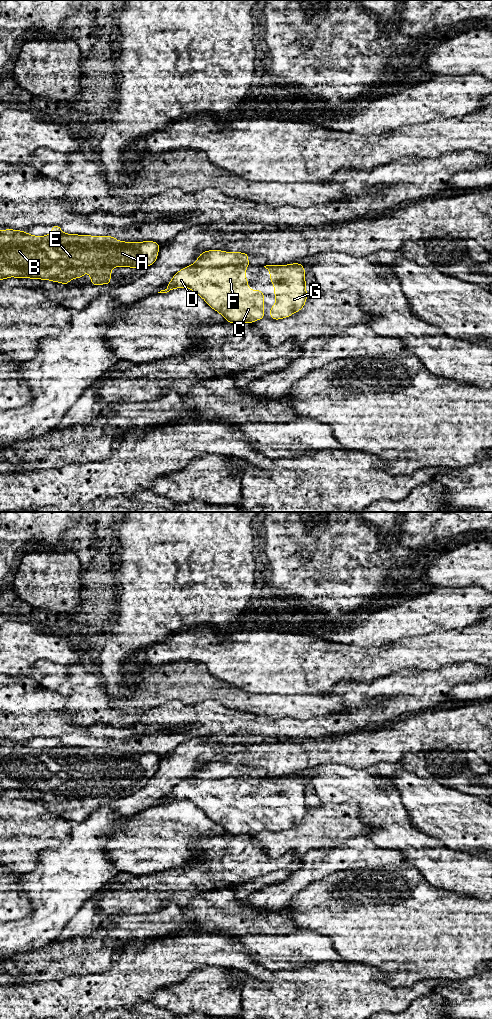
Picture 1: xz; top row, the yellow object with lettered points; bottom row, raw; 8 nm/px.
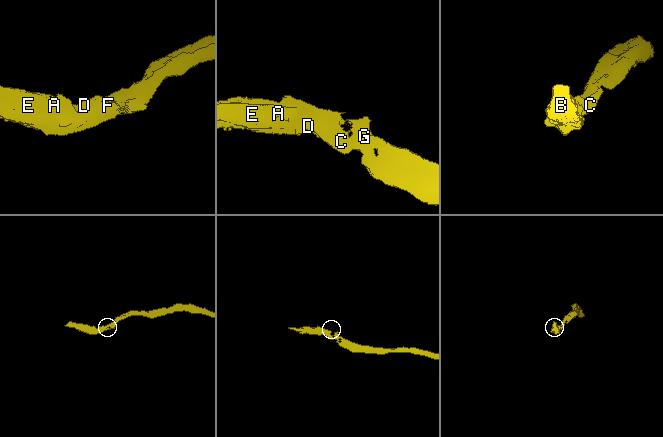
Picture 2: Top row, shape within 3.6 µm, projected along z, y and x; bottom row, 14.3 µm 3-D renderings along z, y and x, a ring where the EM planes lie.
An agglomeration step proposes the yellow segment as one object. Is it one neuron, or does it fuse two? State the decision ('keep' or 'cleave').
keep

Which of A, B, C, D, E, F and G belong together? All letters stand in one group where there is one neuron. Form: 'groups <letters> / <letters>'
groups A B C D E F G

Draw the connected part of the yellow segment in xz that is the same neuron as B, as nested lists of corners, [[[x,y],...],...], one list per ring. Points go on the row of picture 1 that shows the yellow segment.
[[[59,225],[52,226],[52,233],[46,236],[33,236],[20,230],[0,230],[0,280],[16,278],[39,278],[41,280],[51,280],[67,285],[71,279],[81,278],[85,271],[91,277],[91,284],[102,285],[111,284],[110,276],[113,267],[142,268],[151,266],[157,259],[160,244],[153,241],[144,242],[120,242],[119,240],[106,236],[90,236],[66,234],[61,231]]]

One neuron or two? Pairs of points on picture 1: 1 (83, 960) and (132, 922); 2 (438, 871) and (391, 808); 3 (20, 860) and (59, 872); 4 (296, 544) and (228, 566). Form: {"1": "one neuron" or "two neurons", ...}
{"1": "one neuron", "2": "one neuron", "3": "two neurons", "4": "two neurons"}

